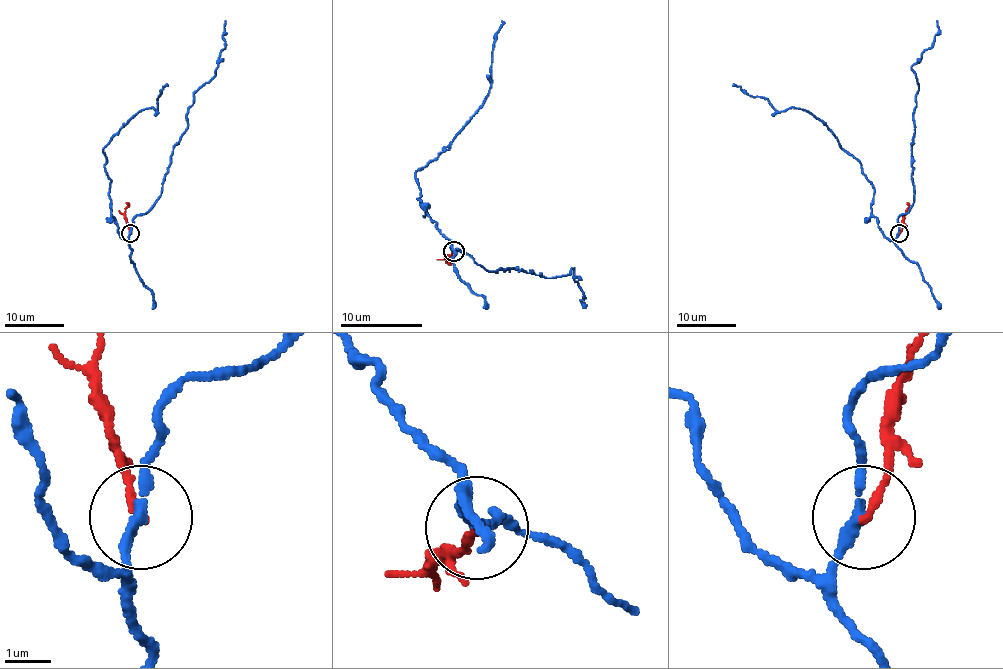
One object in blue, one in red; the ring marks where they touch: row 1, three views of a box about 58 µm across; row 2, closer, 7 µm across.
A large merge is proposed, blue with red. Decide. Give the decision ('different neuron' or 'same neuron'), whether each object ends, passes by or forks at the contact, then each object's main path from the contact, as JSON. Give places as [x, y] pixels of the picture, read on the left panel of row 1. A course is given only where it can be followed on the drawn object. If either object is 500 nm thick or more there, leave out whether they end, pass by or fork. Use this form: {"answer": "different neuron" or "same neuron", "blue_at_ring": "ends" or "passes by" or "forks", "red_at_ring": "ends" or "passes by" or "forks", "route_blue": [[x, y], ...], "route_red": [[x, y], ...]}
{"answer": "different neuron", "blue_at_ring": "passes by", "red_at_ring": "ends", "route_blue": [[131, 232], [128, 240], [119, 234], [110, 213], [103, 149], [143, 109], [157, 112], [157, 97], [168, 84]], "route_red": [[131, 232], [125, 213], [129, 203]]}

